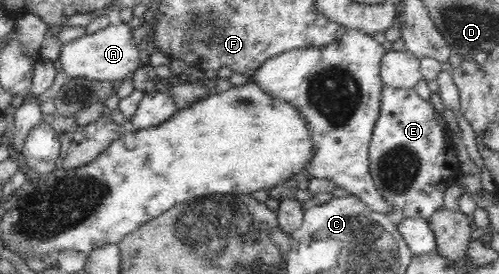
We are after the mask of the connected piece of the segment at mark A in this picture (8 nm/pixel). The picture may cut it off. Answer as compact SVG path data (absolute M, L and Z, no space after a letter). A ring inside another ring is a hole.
M123 21L119 25L109 25L92 35L86 33L80 39L62 44L60 59L62 70L69 77L86 77L102 83L124 80L141 67L142 53L138 41L134 39L132 27Z

